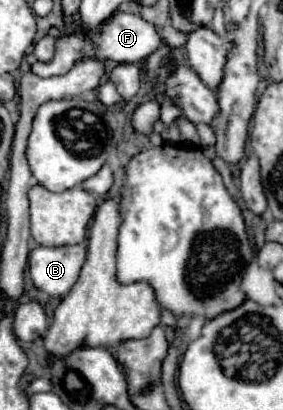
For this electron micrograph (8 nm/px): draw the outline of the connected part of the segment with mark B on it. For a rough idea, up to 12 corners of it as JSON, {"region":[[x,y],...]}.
{"region":[[86,243],[30,251],[34,287],[66,295],[86,261]]}

